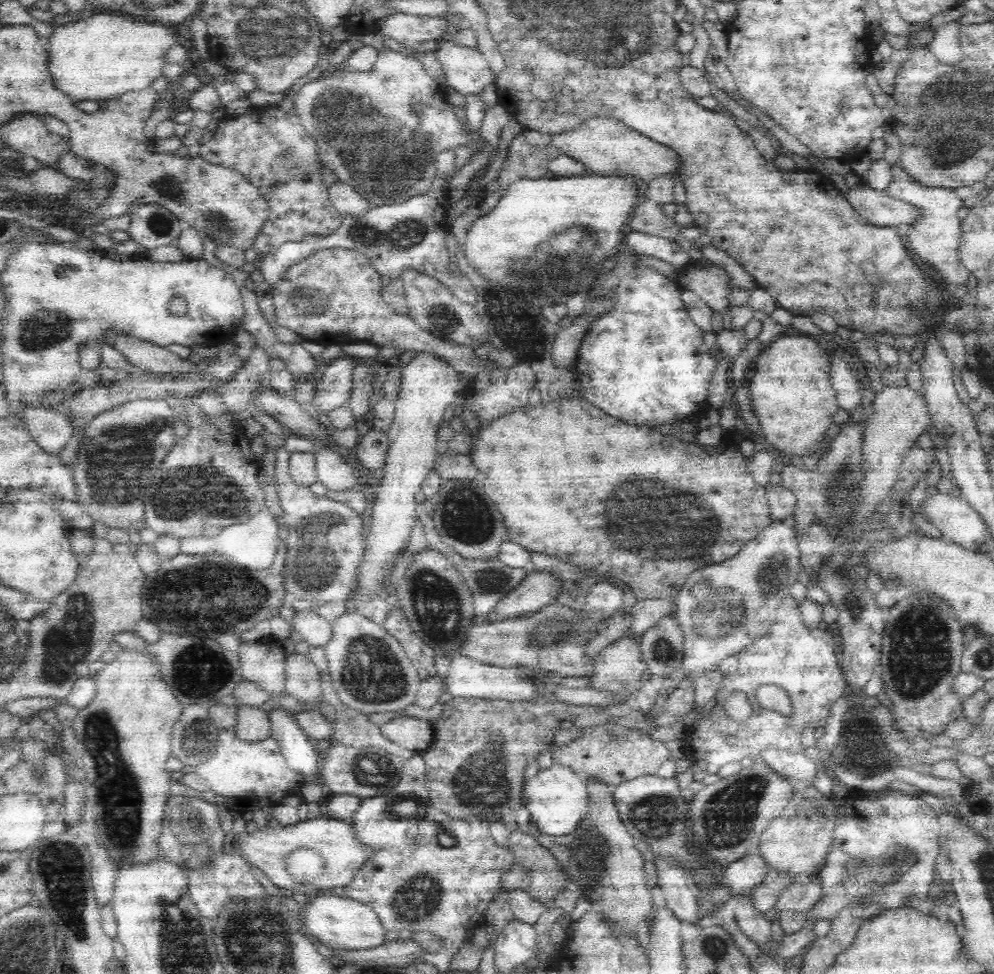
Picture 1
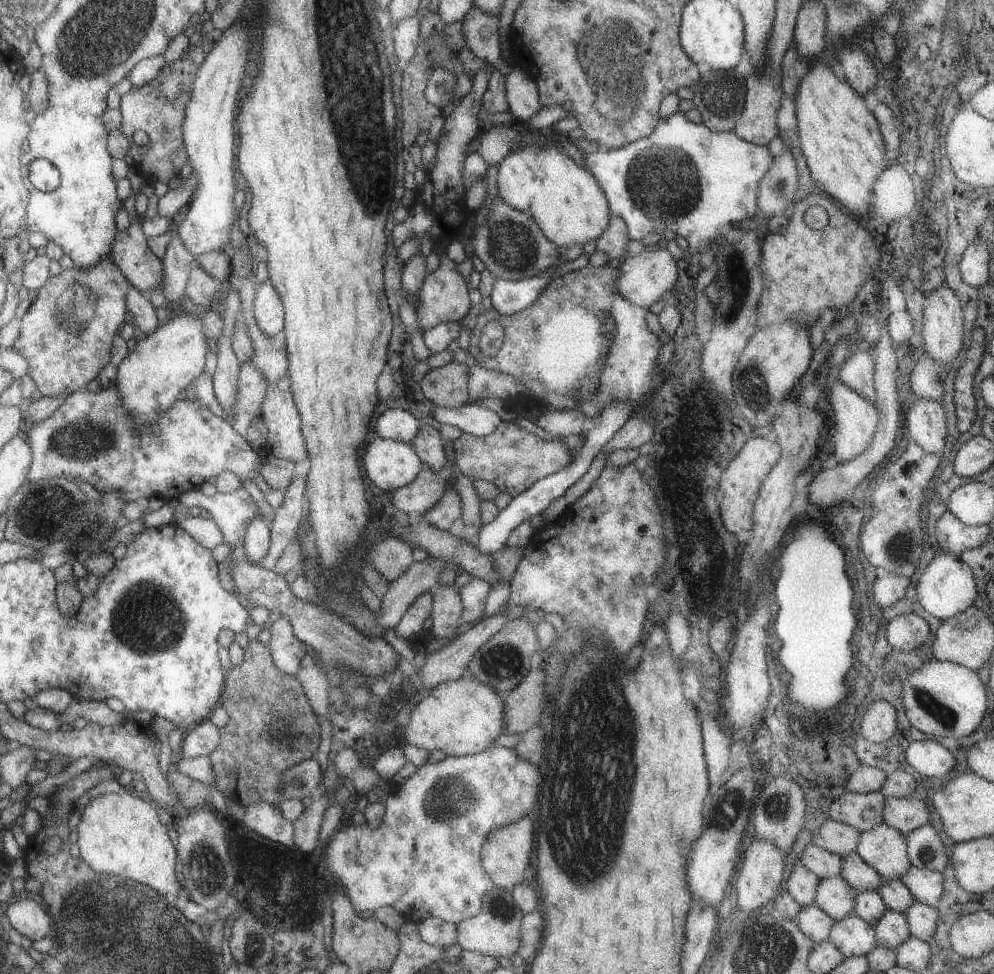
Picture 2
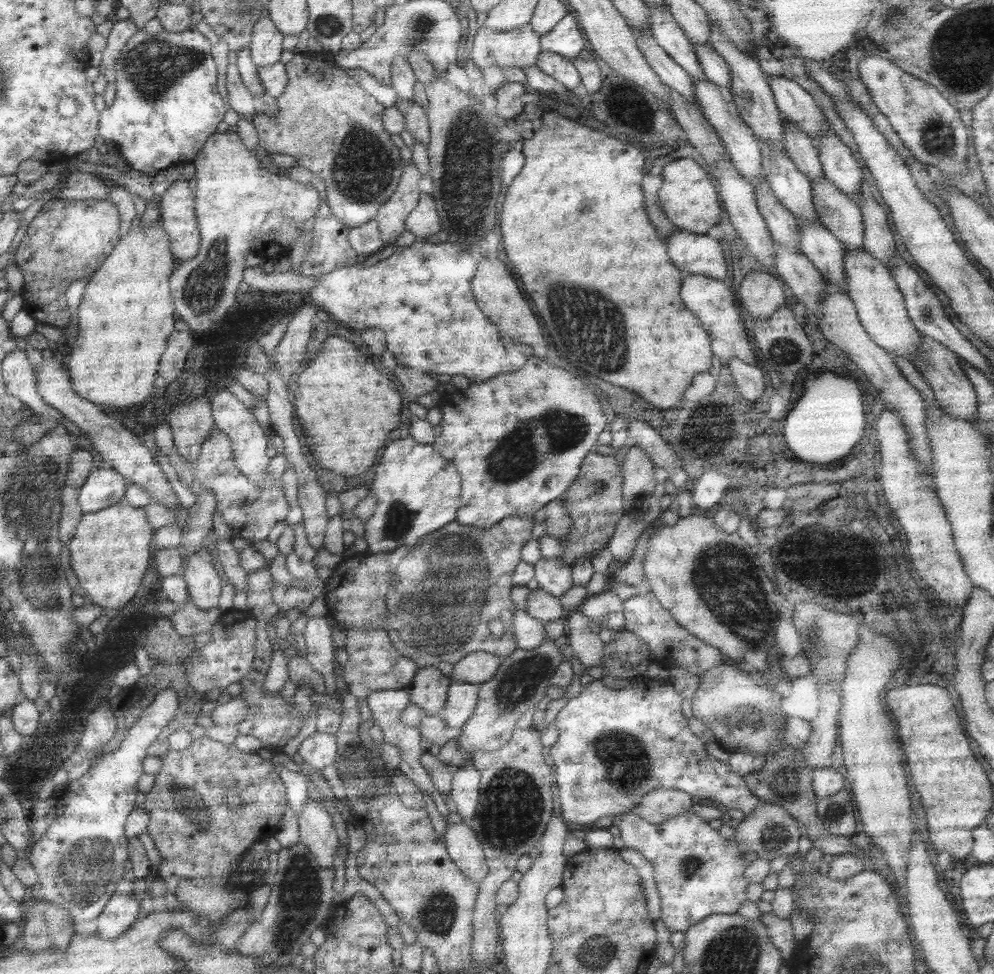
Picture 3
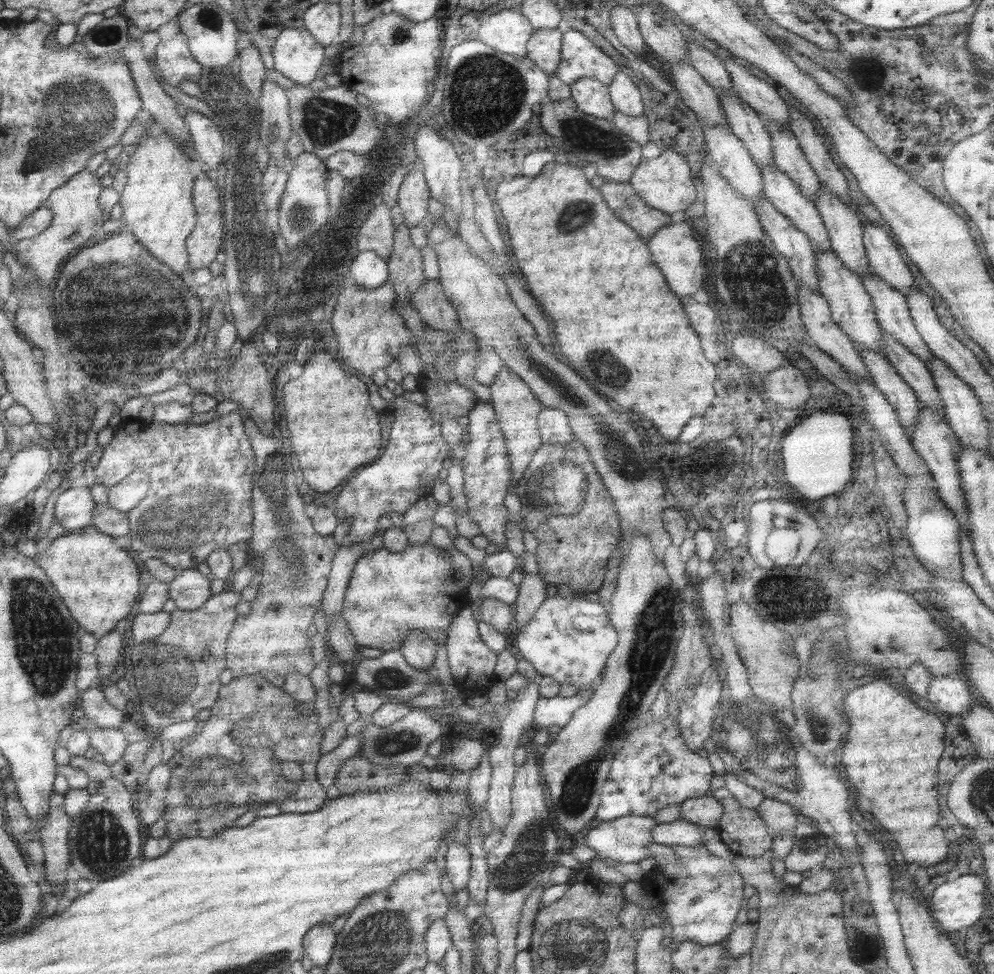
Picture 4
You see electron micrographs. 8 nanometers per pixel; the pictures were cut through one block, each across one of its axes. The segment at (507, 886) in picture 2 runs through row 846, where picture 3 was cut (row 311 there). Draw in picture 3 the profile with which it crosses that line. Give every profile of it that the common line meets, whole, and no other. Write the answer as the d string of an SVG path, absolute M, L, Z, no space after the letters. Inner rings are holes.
M481 260L477 264L475 276L471 280L471 292L473 292L473 298L479 306L479 310L485 314L487 320L491 320L495 324L495 328L497 328L497 332L499 332L499 336L505 344L509 344L509 342L525 344L525 346L531 348L531 356L541 358L541 360L545 360L549 356L549 354L545 354L547 344L543 340L541 326L539 326L535 314L531 312L529 304L521 296L519 286L515 284L515 280L505 270L503 262L499 262L499 260Z

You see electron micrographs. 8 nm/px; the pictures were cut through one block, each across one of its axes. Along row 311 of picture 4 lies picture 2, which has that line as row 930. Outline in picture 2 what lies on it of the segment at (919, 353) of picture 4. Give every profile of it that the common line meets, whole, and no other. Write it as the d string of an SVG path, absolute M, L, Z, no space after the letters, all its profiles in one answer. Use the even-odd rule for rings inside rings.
M887 910L877 920L873 930L875 930L877 946L885 946L889 950L895 950L897 946L901 946L911 936L905 914L899 914L899 912L893 912L893 910Z

